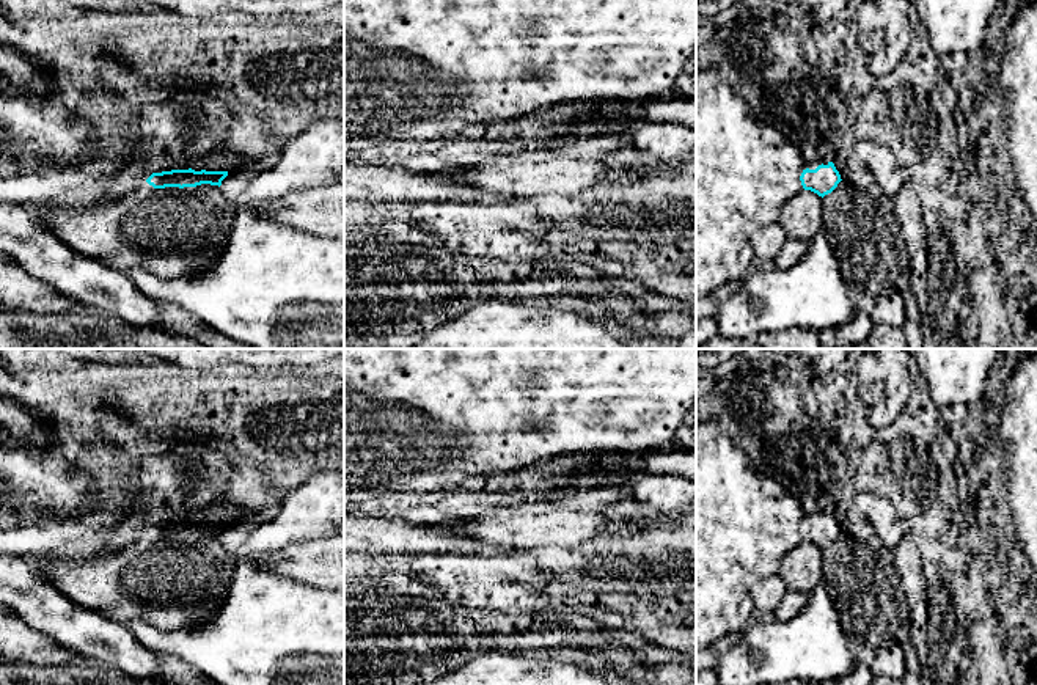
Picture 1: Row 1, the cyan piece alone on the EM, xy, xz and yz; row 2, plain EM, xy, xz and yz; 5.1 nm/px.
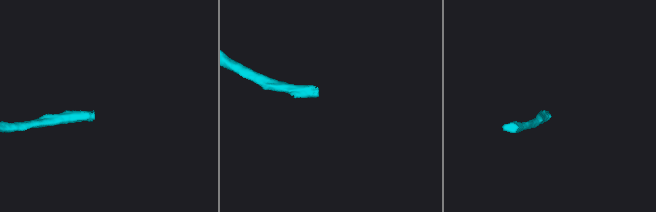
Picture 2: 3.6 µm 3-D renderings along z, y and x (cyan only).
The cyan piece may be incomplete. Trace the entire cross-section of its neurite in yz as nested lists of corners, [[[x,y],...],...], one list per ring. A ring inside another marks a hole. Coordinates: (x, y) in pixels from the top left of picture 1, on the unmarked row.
[[[806,514],[800,528],[803,542],[811,542],[819,548],[831,545],[842,533],[833,514]]]

